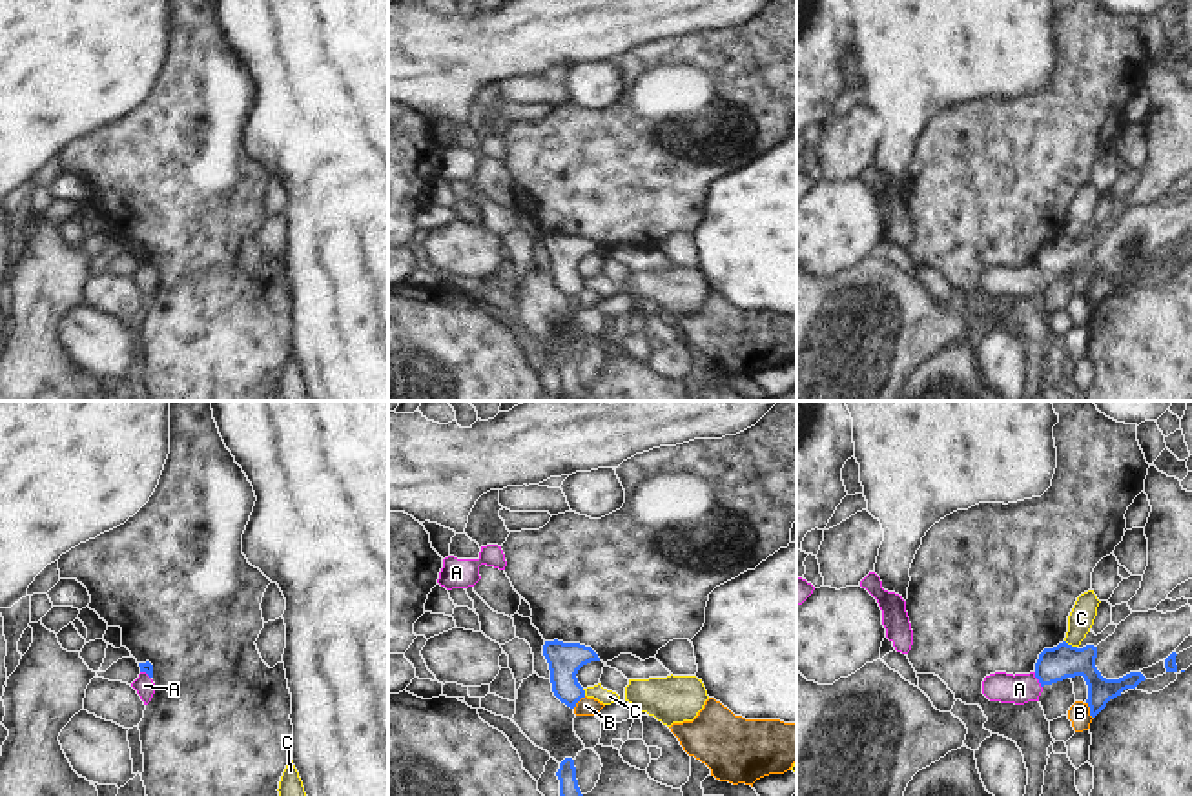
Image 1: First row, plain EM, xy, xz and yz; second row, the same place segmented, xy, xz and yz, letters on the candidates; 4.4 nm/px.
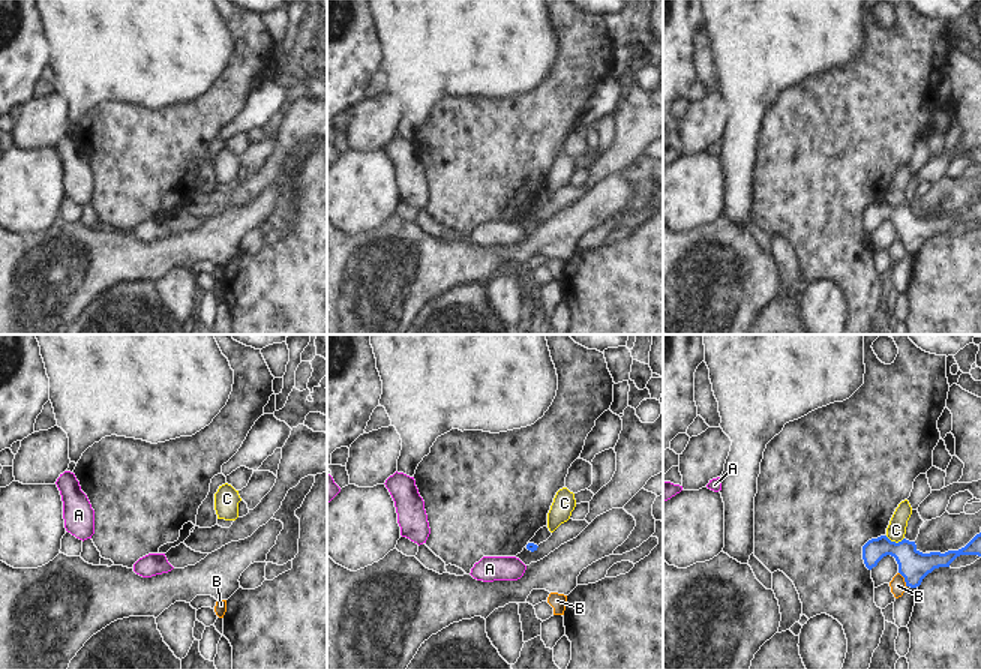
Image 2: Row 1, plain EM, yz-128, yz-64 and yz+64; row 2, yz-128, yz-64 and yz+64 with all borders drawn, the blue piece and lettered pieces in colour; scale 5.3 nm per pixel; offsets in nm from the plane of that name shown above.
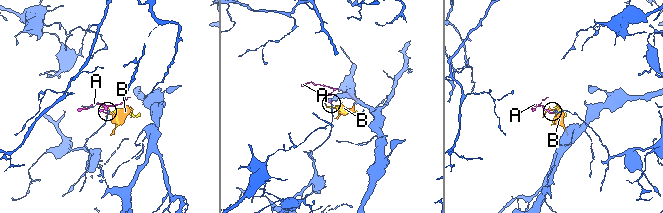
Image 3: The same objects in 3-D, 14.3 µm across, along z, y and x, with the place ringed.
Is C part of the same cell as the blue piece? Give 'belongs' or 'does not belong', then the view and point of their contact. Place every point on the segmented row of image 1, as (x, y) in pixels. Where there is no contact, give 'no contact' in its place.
does not belong | yz (1070, 645)

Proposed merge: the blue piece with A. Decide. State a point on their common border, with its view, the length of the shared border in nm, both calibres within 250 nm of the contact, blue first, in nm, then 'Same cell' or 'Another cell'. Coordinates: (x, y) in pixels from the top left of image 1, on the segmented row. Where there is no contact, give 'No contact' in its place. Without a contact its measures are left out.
Touches blue at yz (1037, 678). Shared border 80 nm. Thickness 150 nm (blue) against 140 nm. Another cell

